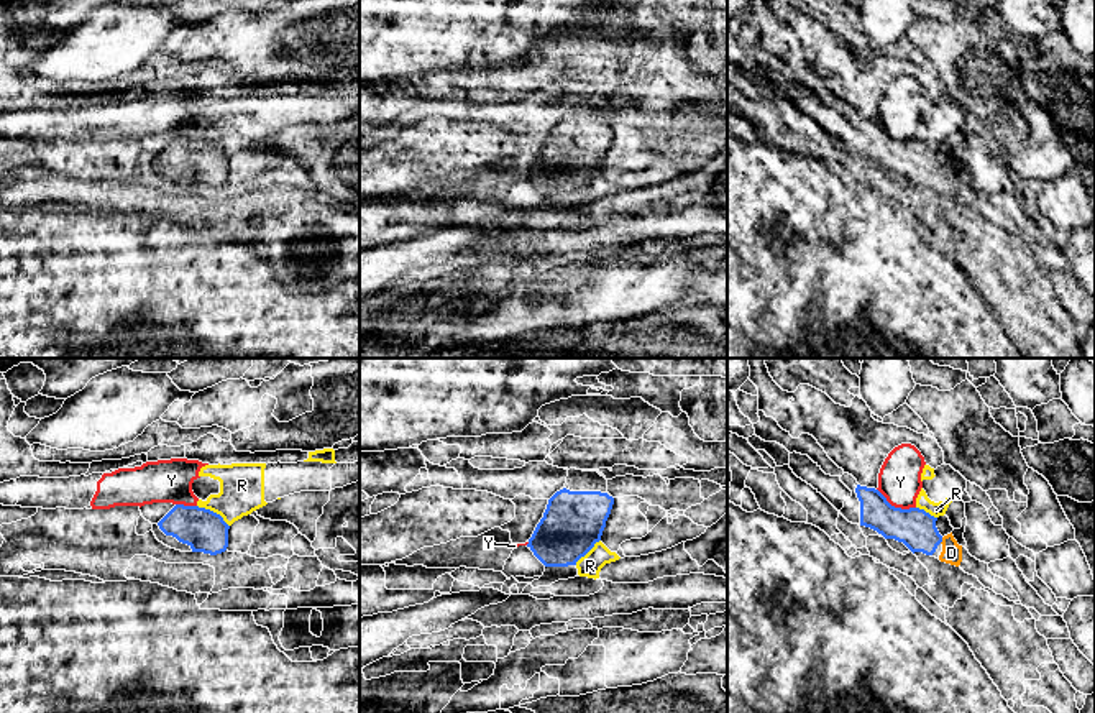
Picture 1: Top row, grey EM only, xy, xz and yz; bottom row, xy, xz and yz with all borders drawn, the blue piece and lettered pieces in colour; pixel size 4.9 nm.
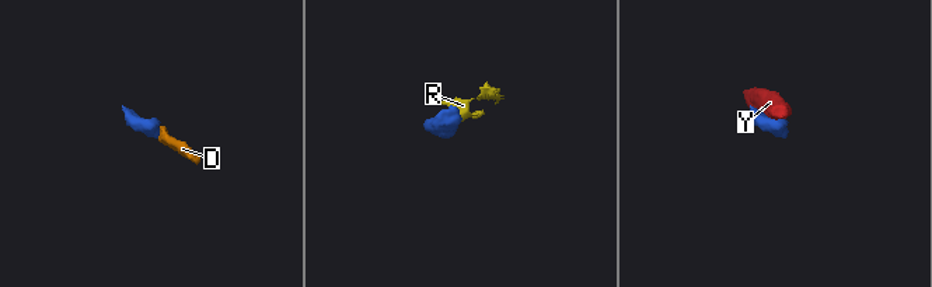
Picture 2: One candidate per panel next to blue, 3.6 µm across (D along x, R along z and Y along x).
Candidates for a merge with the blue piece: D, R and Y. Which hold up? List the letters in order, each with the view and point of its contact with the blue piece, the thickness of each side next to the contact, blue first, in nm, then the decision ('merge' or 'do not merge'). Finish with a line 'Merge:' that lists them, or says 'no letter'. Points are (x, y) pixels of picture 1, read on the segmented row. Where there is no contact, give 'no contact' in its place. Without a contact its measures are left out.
D: yz (941, 541) | 190/100 nm | merge
R: xy (212, 511) | 200/220 nm | do not merge
Y: yz (893, 506) | 190/200 nm | do not merge
Merge: D

